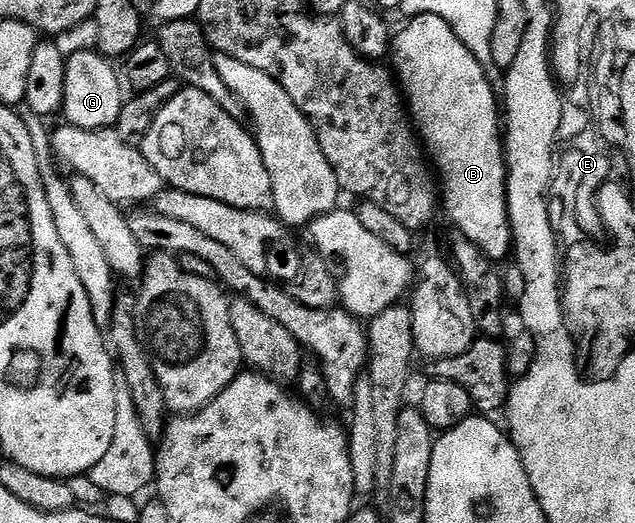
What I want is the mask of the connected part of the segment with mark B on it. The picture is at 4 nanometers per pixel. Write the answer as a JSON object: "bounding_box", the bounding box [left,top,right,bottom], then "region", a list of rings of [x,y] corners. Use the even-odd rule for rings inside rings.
{"bounding_box":[392,16,514,262],"region":[[[415,16],[405,23],[406,28],[399,32],[397,29],[392,36],[392,68],[416,135],[440,177],[440,200],[444,212],[446,208],[461,236],[480,246],[489,260],[502,262],[506,255],[511,255],[514,235],[506,201],[506,150],[504,128],[500,123],[500,100],[494,97],[497,96],[496,89],[486,77],[486,69],[472,58],[472,50],[456,38],[444,18]]]}

